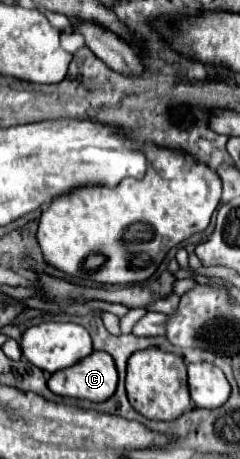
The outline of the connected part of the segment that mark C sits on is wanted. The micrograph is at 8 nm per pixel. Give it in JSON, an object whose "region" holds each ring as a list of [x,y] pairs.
{"region":[[[93,352],[77,366],[59,370],[49,376],[49,390],[59,396],[105,402],[117,386],[115,362],[105,352]]]}

